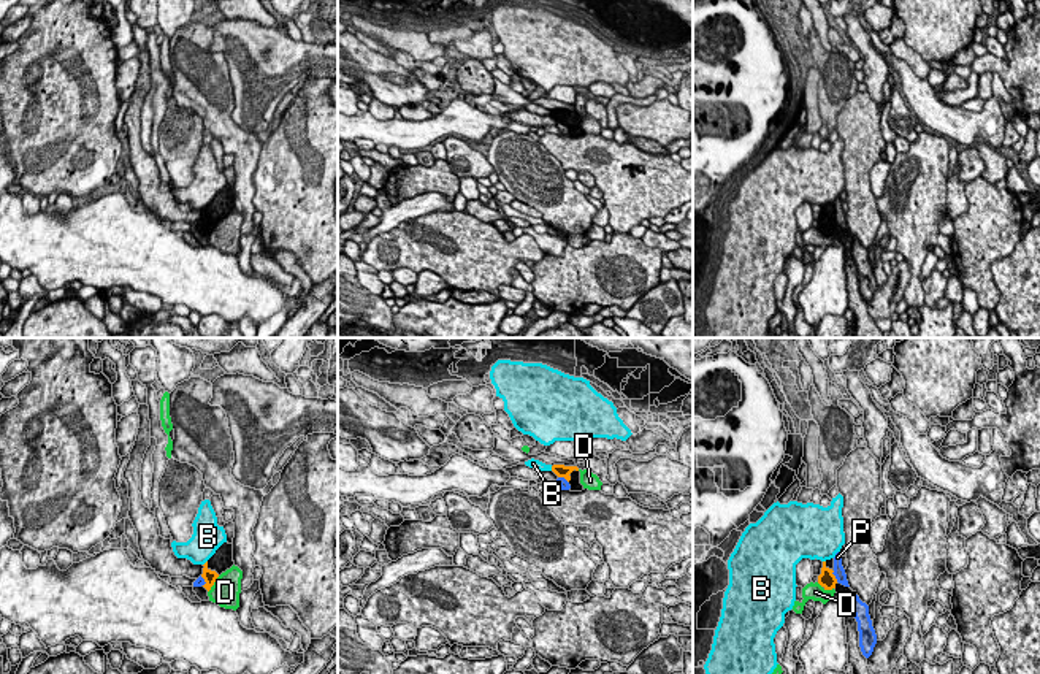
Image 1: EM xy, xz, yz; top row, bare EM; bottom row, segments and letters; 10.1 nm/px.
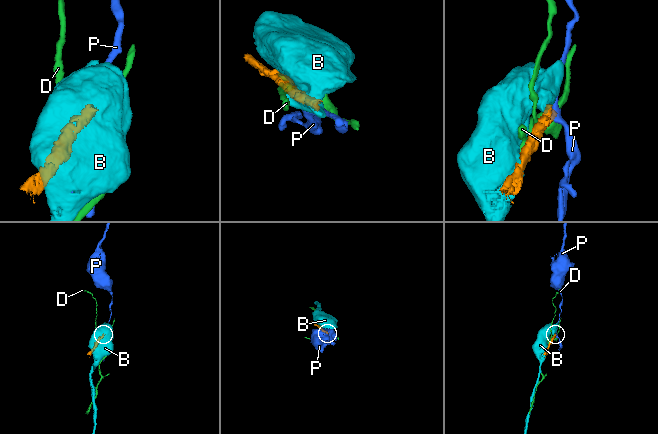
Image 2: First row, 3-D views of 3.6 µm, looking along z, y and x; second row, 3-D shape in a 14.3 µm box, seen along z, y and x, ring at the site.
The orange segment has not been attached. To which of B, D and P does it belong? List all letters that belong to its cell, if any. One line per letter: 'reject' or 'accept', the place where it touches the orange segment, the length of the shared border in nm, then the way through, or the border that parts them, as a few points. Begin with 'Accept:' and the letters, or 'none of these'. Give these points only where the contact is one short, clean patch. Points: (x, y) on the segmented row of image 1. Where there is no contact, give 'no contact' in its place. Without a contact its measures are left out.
Accept: none of these
B: reject | xy (205, 563) | 70 nm
D: reject | xy (213, 584) | 220 nm
P: reject | yz (834, 576) | 120 nm | along yz (833, 571), (837, 581)

